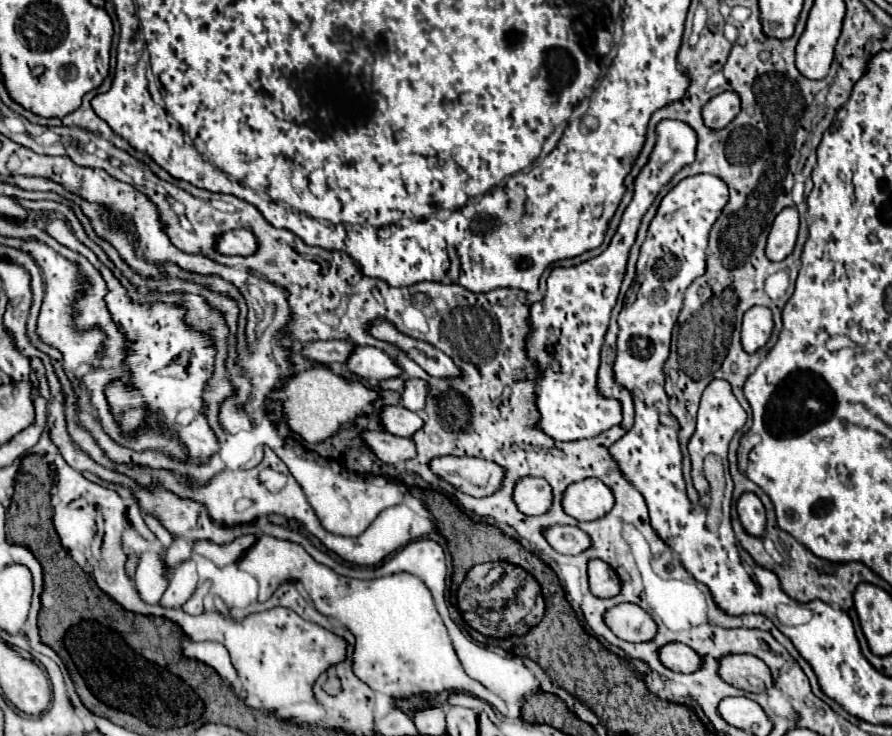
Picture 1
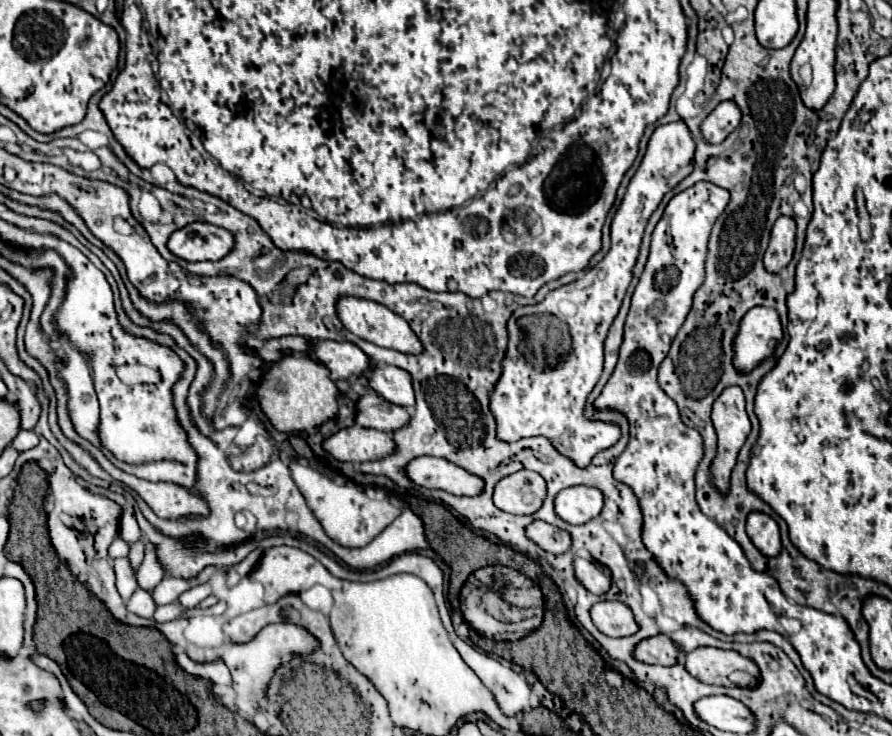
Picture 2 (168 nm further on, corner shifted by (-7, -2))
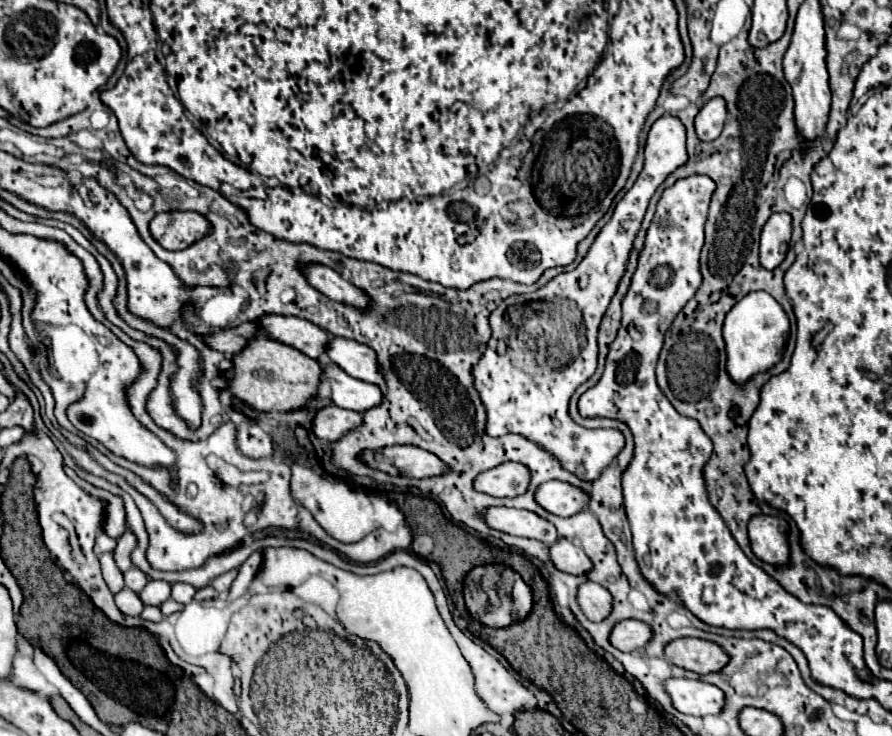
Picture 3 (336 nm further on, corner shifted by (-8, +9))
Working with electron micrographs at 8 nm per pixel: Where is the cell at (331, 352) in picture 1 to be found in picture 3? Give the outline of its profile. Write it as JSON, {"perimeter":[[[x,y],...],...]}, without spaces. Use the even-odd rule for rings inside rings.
{"perimeter":[[[241,323],[233,329],[223,329],[219,333],[205,335],[203,341],[211,349],[221,351],[223,355],[231,357],[231,355],[235,355],[235,351],[241,351],[247,345],[247,339],[251,339],[253,335],[259,335],[259,327],[255,323]]]}

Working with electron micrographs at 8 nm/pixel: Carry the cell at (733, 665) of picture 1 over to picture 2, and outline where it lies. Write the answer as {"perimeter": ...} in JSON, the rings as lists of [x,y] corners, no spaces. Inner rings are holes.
{"perimeter":[[[696,648],[688,652],[686,670],[694,674],[698,680],[718,686],[734,686],[730,682],[730,674],[734,670],[746,670],[754,676],[760,676],[758,666],[750,658],[734,650],[720,650],[720,648]]]}

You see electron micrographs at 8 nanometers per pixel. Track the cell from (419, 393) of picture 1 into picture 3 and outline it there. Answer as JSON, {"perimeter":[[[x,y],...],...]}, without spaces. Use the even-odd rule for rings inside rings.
{"perimeter":[[[329,337],[325,351],[347,375],[383,387],[383,375],[379,375],[379,365],[375,363],[375,351],[367,345],[345,337]]]}

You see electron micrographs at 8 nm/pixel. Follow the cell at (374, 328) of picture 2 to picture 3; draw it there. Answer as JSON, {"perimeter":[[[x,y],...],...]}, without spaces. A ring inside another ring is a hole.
{"perimeter":[[[307,263],[303,267],[303,275],[311,287],[315,287],[317,291],[321,291],[323,295],[327,295],[333,301],[355,305],[359,309],[369,307],[367,295],[363,295],[363,291],[359,291],[355,285],[345,281],[337,271],[333,271],[327,265]]]}

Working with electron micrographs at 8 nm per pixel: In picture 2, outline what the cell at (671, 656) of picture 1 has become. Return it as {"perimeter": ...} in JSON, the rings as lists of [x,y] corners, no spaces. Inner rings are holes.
{"perimeter":[[[664,634],[642,640],[636,646],[636,658],[646,664],[674,666],[674,664],[678,664],[678,656],[680,656],[680,646]]]}

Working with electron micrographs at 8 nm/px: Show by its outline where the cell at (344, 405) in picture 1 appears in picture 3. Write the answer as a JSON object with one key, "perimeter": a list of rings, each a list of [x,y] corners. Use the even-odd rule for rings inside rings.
{"perimeter":[[[265,335],[251,337],[247,345],[233,355],[233,377],[229,379],[229,391],[249,407],[257,411],[295,411],[301,409],[317,391],[321,383],[321,365],[303,355],[301,351],[275,343]]]}

